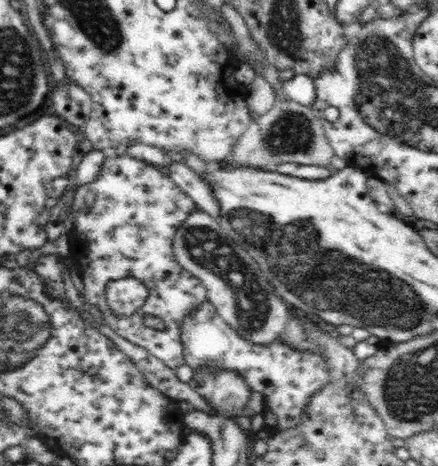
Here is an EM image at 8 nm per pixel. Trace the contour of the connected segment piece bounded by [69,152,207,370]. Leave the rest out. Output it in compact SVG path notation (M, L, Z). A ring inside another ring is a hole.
M126 152L123 155L105 158L96 180L82 185L76 191L77 195L72 206L75 227L70 236L69 261L74 264L83 279L85 300L100 310L107 326L117 336L144 348L170 368L176 370L179 366L184 366L182 321L194 307L206 302L207 290L200 279L178 264L172 244L178 228L197 210L197 205L172 181L167 171ZM122 278L136 278L142 281L148 287L148 298L136 313L120 317L110 312L110 307L106 303L106 285L111 280ZM146 315L161 318L166 328L153 330L146 327L143 323Z

